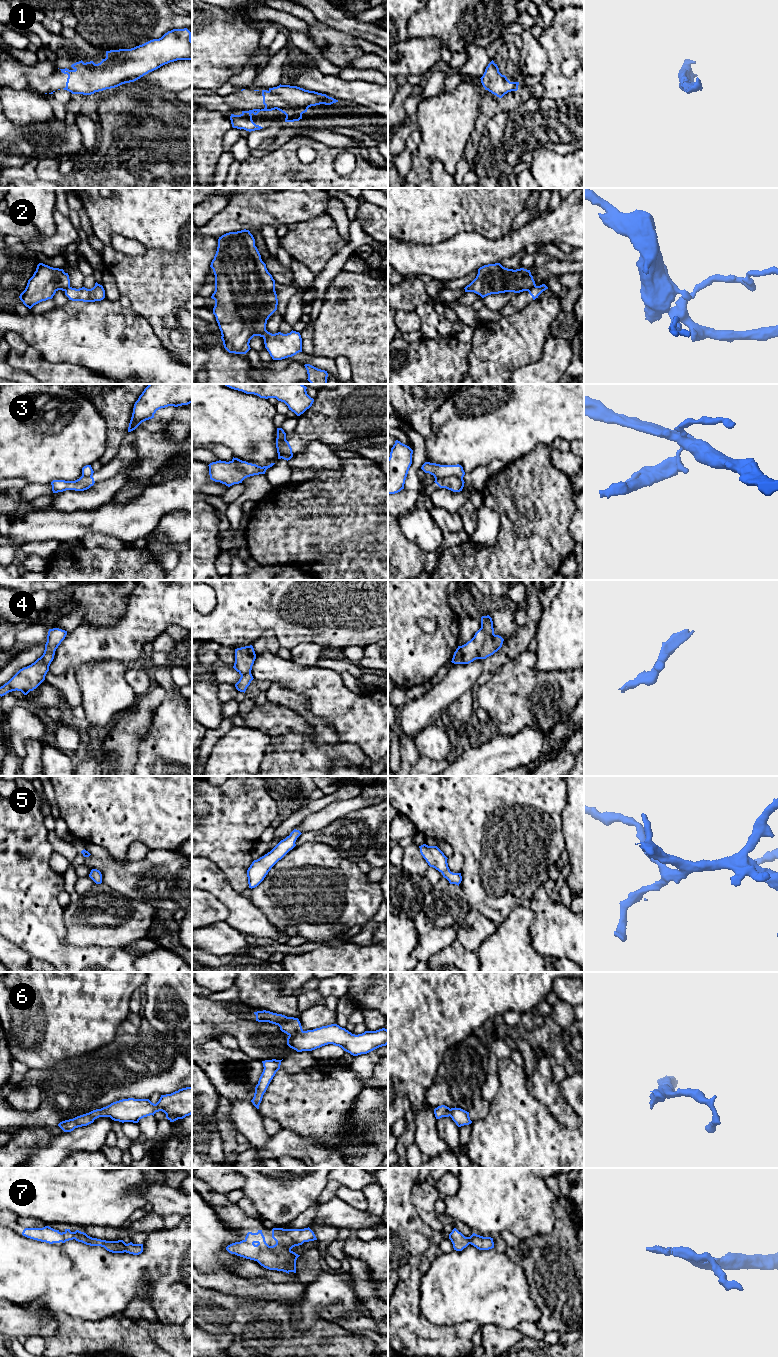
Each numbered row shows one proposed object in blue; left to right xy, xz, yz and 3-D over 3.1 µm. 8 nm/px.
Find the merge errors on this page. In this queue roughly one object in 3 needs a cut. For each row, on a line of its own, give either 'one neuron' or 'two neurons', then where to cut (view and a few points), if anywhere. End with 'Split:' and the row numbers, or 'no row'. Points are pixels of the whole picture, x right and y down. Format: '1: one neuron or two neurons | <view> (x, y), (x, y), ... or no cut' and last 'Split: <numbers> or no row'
1: one neuron | no cut
2: two neurons | yz (535, 285), (528, 291)
3: two neurons | yz (462, 478), (447, 476), (435, 479)
4: one neuron | no cut
5: one neuron | no cut
6: one neuron | no cut
7: one neuron | no cut
Split: 2, 3

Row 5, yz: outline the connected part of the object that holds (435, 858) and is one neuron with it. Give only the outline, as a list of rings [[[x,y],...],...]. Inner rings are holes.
[[[423,844],[419,846],[419,848],[421,855],[430,867],[441,872],[443,877],[446,878],[450,884],[456,884],[459,886],[462,881],[461,873],[453,873],[450,871],[447,863],[448,858],[437,846]]]

